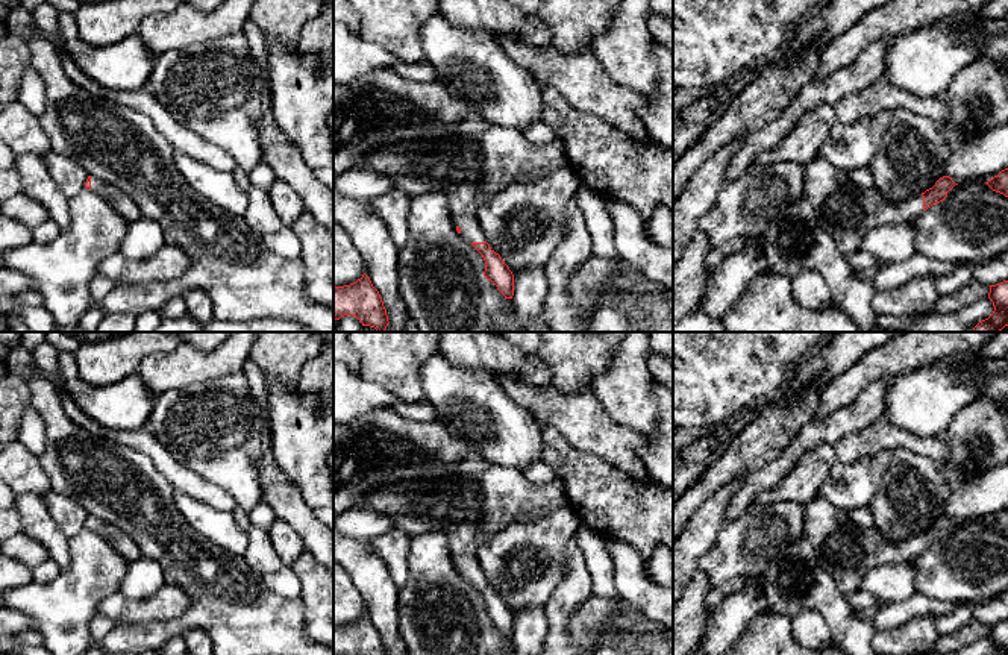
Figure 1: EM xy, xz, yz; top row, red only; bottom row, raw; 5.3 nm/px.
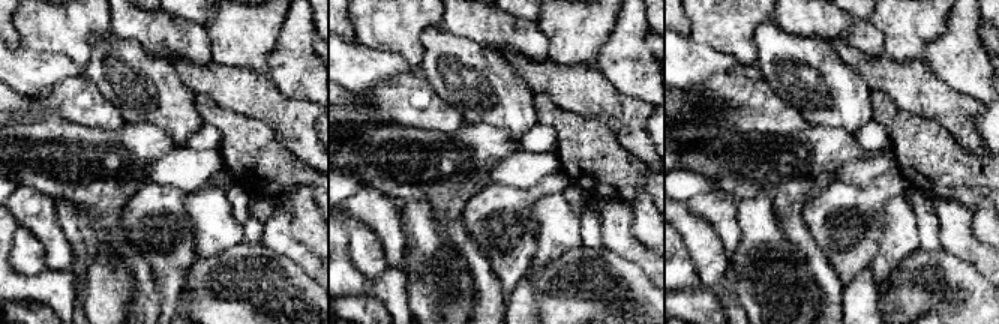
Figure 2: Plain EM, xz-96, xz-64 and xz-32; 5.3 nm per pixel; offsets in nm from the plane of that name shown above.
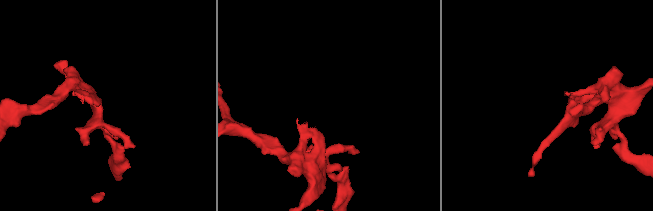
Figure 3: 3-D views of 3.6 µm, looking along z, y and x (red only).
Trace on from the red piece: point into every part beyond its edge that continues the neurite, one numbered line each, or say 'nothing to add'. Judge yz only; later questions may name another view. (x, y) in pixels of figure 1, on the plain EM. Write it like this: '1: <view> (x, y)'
1: yz (846, 552)

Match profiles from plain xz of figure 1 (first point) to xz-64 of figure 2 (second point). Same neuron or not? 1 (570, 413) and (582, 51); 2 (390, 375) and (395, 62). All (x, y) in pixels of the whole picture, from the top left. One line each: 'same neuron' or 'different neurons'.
1: different neurons
2: different neurons

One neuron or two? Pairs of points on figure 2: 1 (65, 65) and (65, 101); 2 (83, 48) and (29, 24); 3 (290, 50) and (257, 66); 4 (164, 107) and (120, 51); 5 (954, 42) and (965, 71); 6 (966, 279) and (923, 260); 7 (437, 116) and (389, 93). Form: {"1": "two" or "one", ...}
{"1": "two", "2": "one", "3": "two", "4": "one", "5": "one", "6": "one", "7": "one"}

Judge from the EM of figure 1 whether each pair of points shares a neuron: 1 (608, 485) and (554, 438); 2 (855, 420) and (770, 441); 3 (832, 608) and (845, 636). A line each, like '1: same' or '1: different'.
1: same
2: different
3: same

